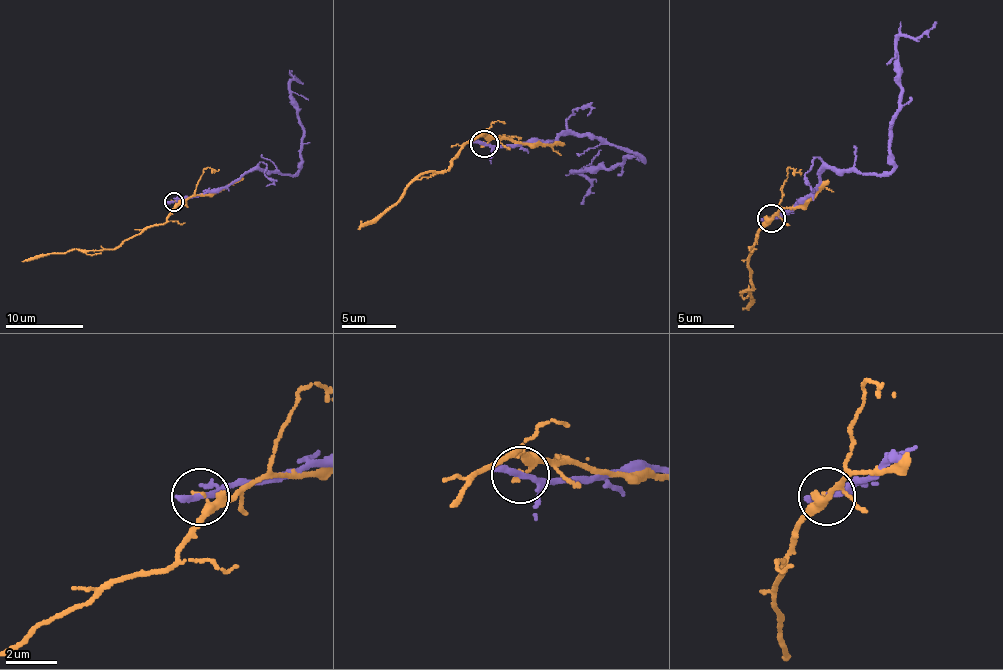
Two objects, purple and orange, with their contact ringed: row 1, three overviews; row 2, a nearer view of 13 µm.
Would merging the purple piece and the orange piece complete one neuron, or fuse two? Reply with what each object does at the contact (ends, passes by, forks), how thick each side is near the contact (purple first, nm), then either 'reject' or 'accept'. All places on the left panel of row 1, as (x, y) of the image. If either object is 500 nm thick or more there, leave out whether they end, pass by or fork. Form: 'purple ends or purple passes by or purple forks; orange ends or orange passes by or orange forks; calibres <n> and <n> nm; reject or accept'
purple ends; orange forks; calibres 300 and 160 nm; reject

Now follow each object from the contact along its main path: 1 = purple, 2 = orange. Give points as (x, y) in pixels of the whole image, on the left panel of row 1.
1: (173, 201), (227, 188), (254, 169), (295, 176), (303, 125), (292, 96), (290, 83), (298, 79), (292, 70)
2: (173, 201), (173, 210), (165, 222), (143, 230), (113, 249), (72, 249), (21, 261)

